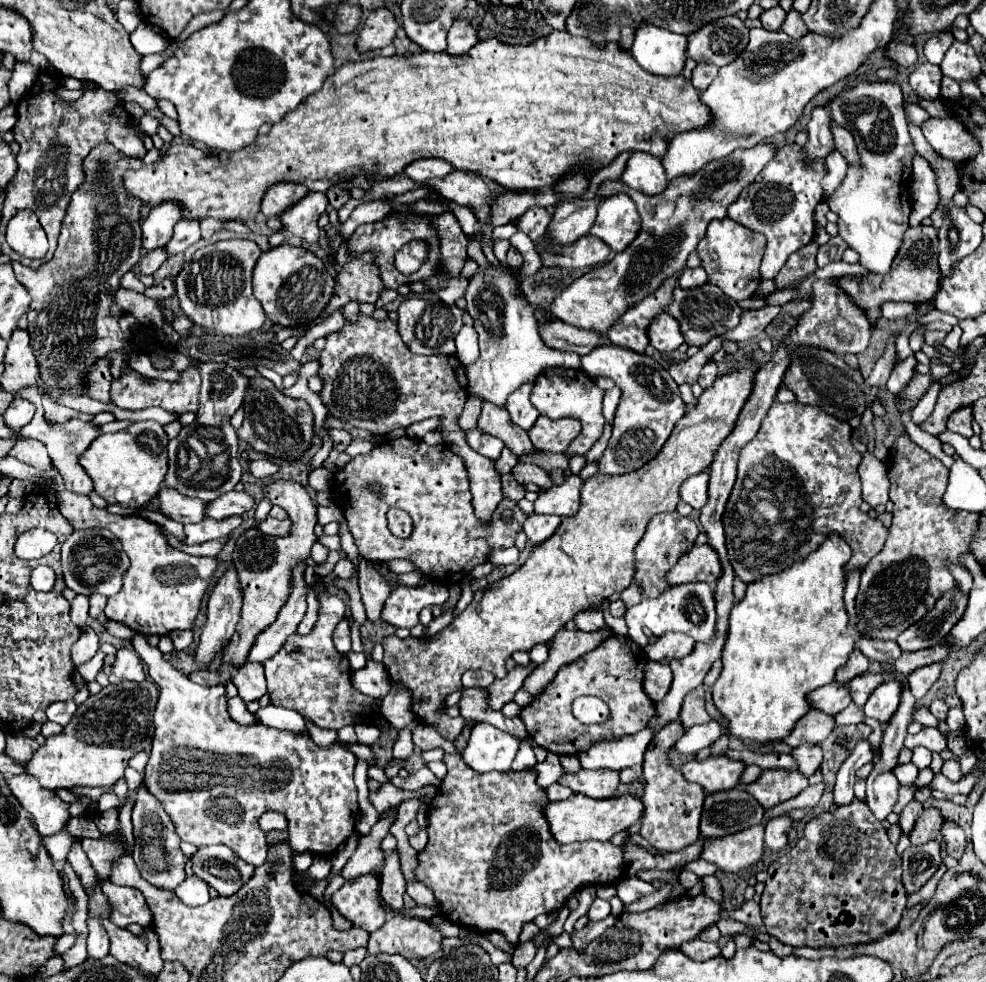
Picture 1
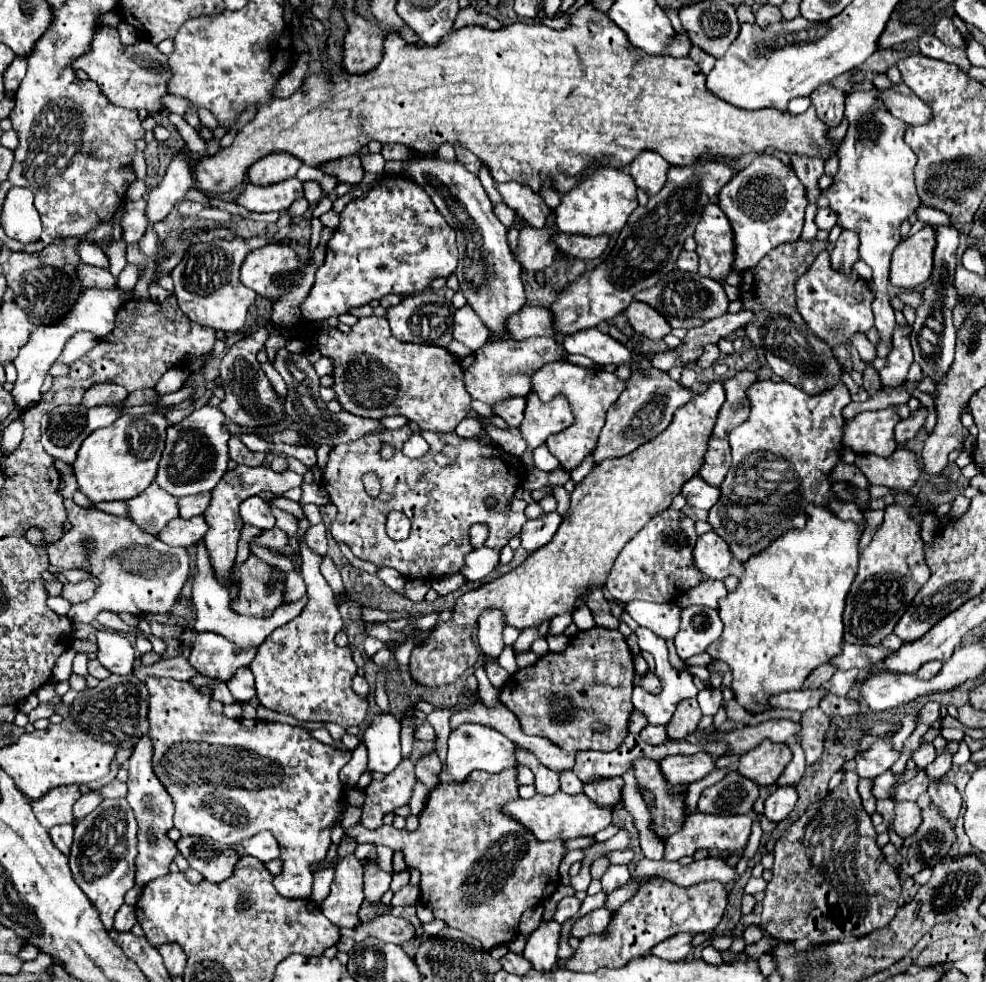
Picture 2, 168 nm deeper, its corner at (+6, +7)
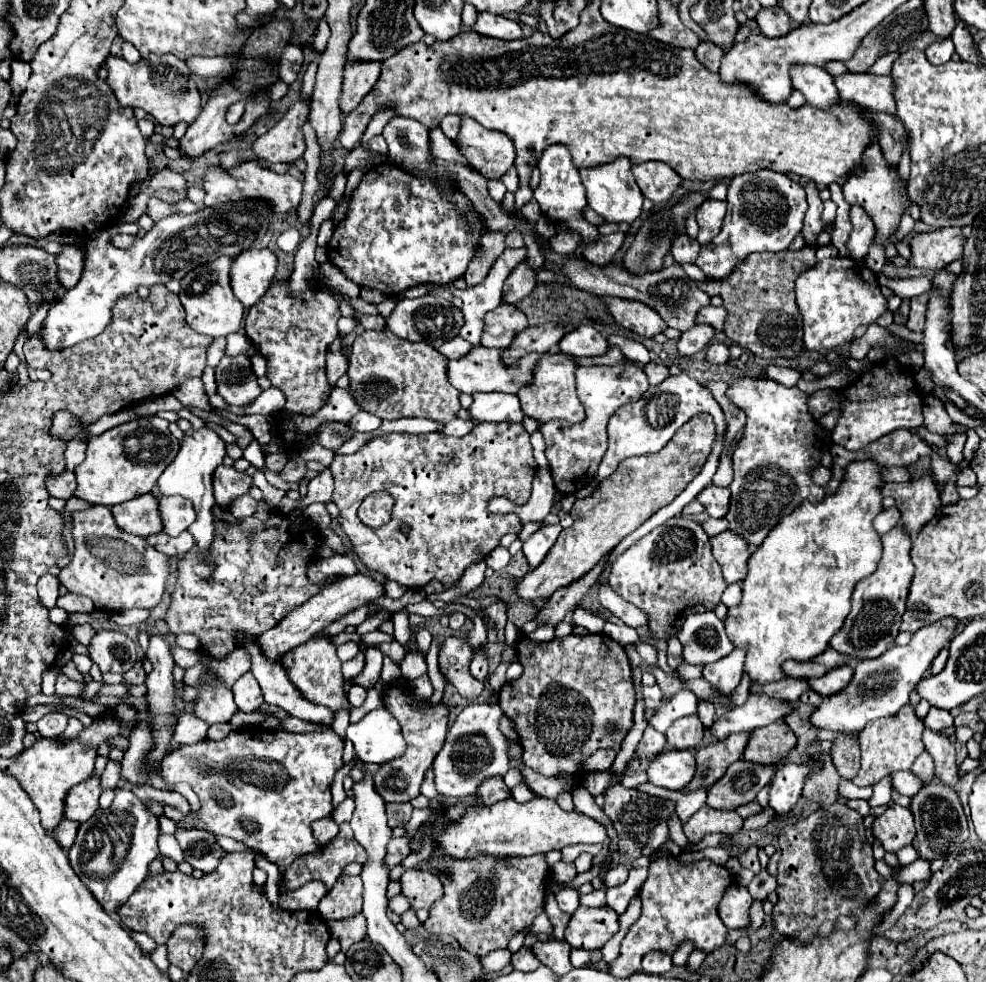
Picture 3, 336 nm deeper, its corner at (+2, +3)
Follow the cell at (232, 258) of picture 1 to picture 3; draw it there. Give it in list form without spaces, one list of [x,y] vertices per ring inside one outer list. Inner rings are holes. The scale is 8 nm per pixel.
[[[218,257],[216,261],[210,261],[206,265],[200,265],[186,273],[182,279],[182,291],[180,301],[186,309],[186,321],[190,327],[194,327],[198,333],[210,335],[210,337],[226,337],[230,333],[240,331],[244,321],[244,305],[234,297],[230,289],[230,265],[234,257]]]

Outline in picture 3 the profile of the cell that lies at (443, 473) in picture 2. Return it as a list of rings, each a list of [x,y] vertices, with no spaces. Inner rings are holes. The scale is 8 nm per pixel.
[[[476,423],[474,431],[466,437],[446,437],[440,431],[426,435],[410,433],[388,433],[370,439],[352,455],[334,457],[330,471],[334,475],[334,495],[332,501],[338,505],[338,523],[350,541],[352,553],[376,573],[392,579],[404,587],[422,589],[428,581],[436,579],[446,589],[456,583],[464,569],[472,563],[484,561],[486,553],[500,545],[500,537],[522,531],[522,521],[518,515],[492,515],[486,505],[494,495],[512,499],[518,505],[528,503],[532,479],[536,475],[536,463],[532,457],[530,435],[524,431],[522,423]],[[376,491],[386,491],[394,497],[394,511],[388,525],[372,529],[358,521],[360,503]],[[408,523],[410,533],[404,535],[398,525]]]

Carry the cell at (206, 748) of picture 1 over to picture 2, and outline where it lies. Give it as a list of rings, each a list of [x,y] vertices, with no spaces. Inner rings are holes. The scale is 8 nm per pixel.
[[[150,677],[146,681],[146,689],[150,693],[150,711],[148,711],[148,721],[150,721],[150,737],[154,737],[154,773],[156,777],[162,781],[162,785],[166,787],[166,791],[170,793],[170,797],[174,799],[176,805],[176,813],[174,813],[174,827],[182,833],[182,835],[198,835],[198,837],[210,837],[218,843],[224,845],[236,845],[242,839],[250,839],[252,835],[256,835],[258,831],[272,831],[272,835],[276,837],[278,845],[280,845],[280,861],[282,861],[282,872],[275,876],[273,885],[275,889],[286,899],[310,899],[312,895],[312,883],[314,877],[312,873],[306,869],[306,865],[312,865],[314,861],[322,861],[326,857],[328,845],[330,841],[330,827],[334,823],[334,819],[340,813],[340,797],[344,795],[344,785],[338,779],[340,769],[350,761],[350,751],[348,749],[336,749],[332,745],[320,743],[318,739],[314,739],[306,729],[302,727],[292,727],[286,723],[268,723],[268,721],[248,721],[248,719],[228,719],[222,713],[210,713],[210,699],[206,695],[200,695],[196,687],[192,687],[188,681],[176,681],[176,679],[156,679]]]

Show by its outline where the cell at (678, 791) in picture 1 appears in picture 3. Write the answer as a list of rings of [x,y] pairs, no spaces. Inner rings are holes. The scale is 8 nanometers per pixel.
[[[648,727],[638,743],[638,755],[656,755],[666,749],[666,735],[658,733],[654,727]]]

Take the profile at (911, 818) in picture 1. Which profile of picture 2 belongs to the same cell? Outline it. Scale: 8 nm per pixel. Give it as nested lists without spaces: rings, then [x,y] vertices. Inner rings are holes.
[[[920,769],[912,781],[908,781],[908,783],[904,783],[904,785],[900,785],[900,787],[896,789],[896,801],[918,799],[918,797],[926,791],[926,785],[928,785],[928,783],[930,783],[930,779],[928,779],[926,771]]]

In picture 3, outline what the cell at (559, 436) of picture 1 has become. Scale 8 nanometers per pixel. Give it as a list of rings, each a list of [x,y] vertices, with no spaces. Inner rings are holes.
[[[546,353],[538,361],[538,367],[534,371],[534,383],[530,387],[524,387],[518,391],[524,415],[536,419],[540,427],[552,419],[562,419],[566,423],[580,423],[586,415],[584,415],[582,403],[578,401],[578,395],[576,395],[574,369],[576,369],[576,365],[572,361],[568,361],[566,357]]]

